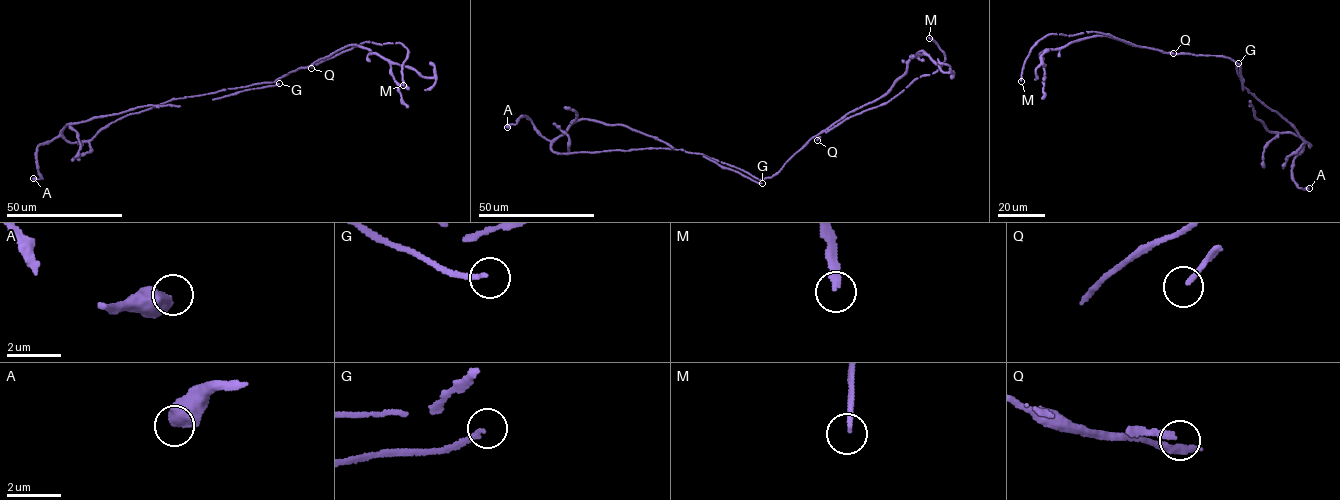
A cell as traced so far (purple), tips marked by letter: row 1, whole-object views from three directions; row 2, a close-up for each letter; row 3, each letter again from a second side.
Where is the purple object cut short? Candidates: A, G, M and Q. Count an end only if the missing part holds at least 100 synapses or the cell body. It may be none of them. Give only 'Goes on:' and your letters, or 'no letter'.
Goes on: no letter

